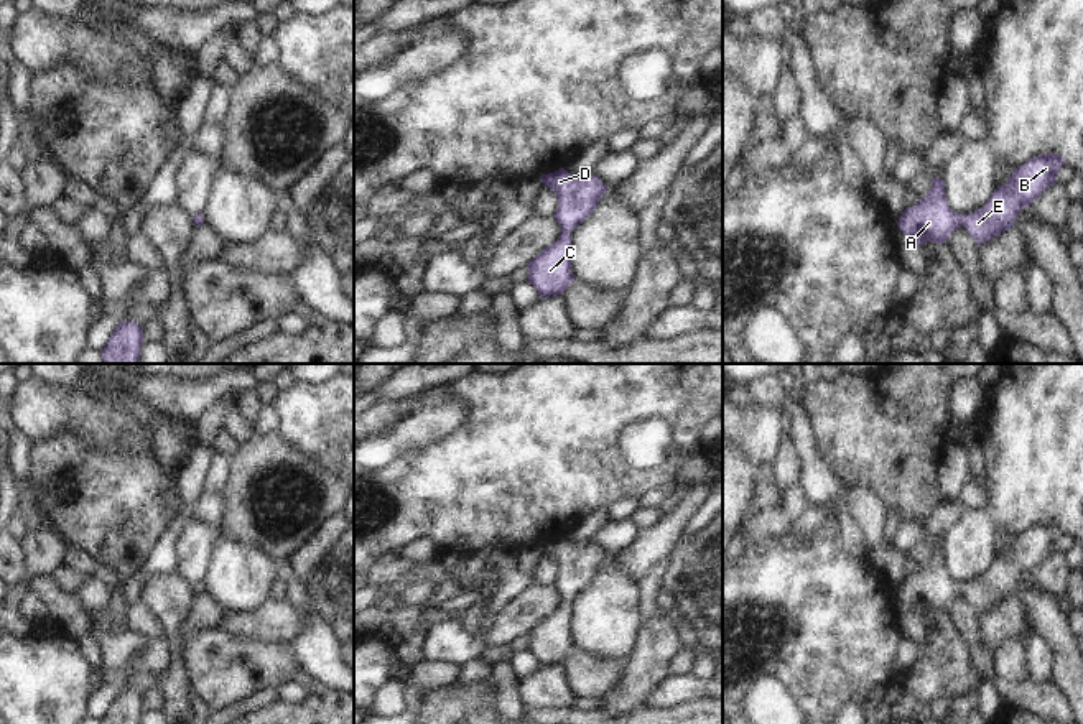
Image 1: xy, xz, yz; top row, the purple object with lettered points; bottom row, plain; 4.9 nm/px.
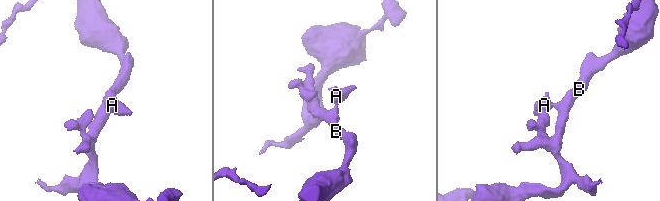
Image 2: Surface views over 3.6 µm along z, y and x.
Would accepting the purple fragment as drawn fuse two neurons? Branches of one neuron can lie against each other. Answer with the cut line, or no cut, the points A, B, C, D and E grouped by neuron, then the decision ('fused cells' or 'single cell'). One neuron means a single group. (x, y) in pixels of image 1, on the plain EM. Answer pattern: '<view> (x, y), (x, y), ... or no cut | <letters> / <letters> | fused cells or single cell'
no cut | A B C D E | single cell

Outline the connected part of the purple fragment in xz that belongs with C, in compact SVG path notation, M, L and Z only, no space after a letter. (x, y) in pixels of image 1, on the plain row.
M565 536L542 543L540 550L558 564L553 582L561 594L560 606L535 624L528 632L528 652L540 666L560 665L573 650L571 601L594 581L601 564L609 558L594 543L571 543Z

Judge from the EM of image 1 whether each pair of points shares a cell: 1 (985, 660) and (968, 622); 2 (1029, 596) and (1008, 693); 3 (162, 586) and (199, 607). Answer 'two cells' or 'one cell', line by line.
1: one cell
2: two cells
3: two cells

